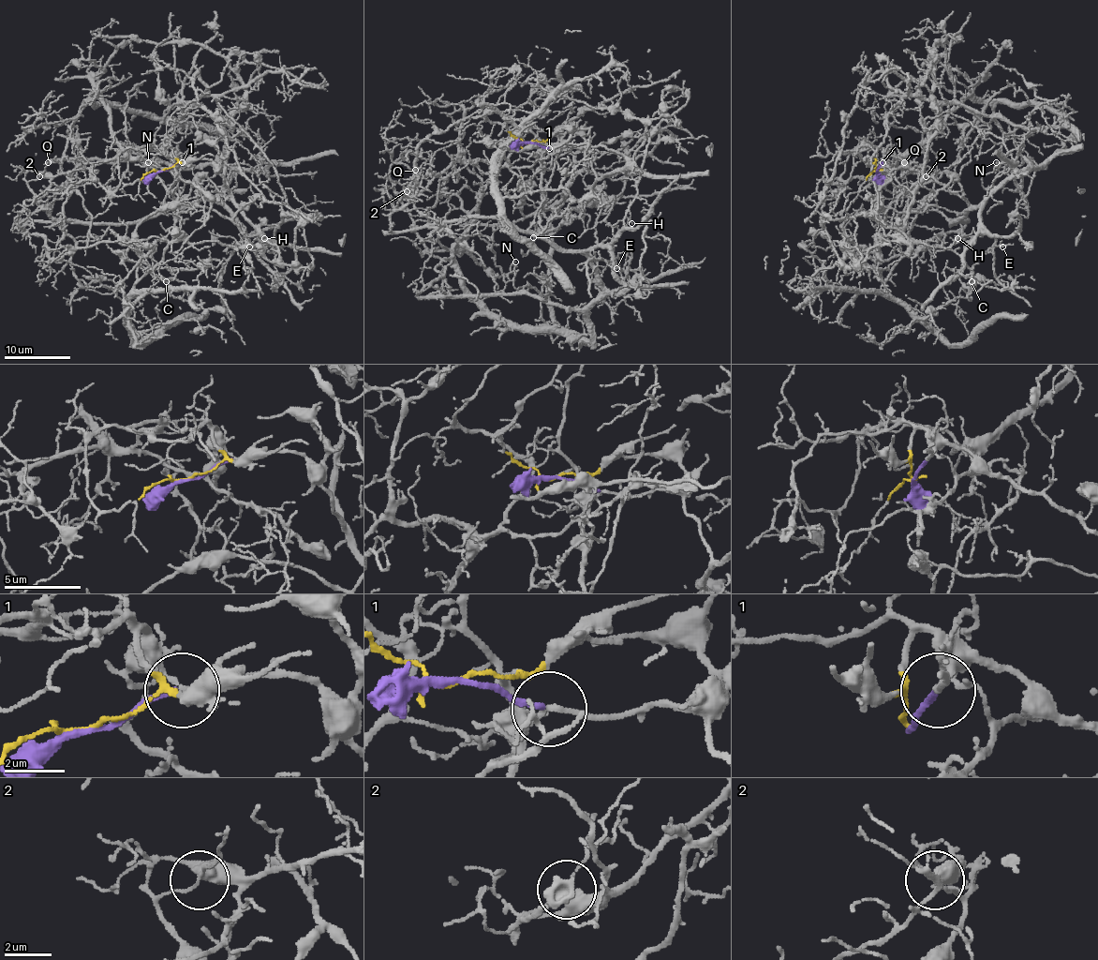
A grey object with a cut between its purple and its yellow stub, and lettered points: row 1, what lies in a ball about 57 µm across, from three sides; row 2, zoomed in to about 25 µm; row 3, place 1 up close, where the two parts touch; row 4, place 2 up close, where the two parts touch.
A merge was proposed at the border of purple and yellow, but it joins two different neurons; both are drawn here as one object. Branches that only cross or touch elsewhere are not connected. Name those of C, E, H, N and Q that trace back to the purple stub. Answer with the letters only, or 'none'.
C

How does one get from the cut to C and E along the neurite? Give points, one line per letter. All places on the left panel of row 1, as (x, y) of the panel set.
C: (159, 170), (208, 158), (259, 234), (164, 204), (126, 252), (147, 272), (134, 330), (203, 310), (166, 282)
E: (159, 170), (177, 162), (174, 149), (174, 203), (185, 206), (216, 200), (244, 236), (240, 246), (249, 246)

